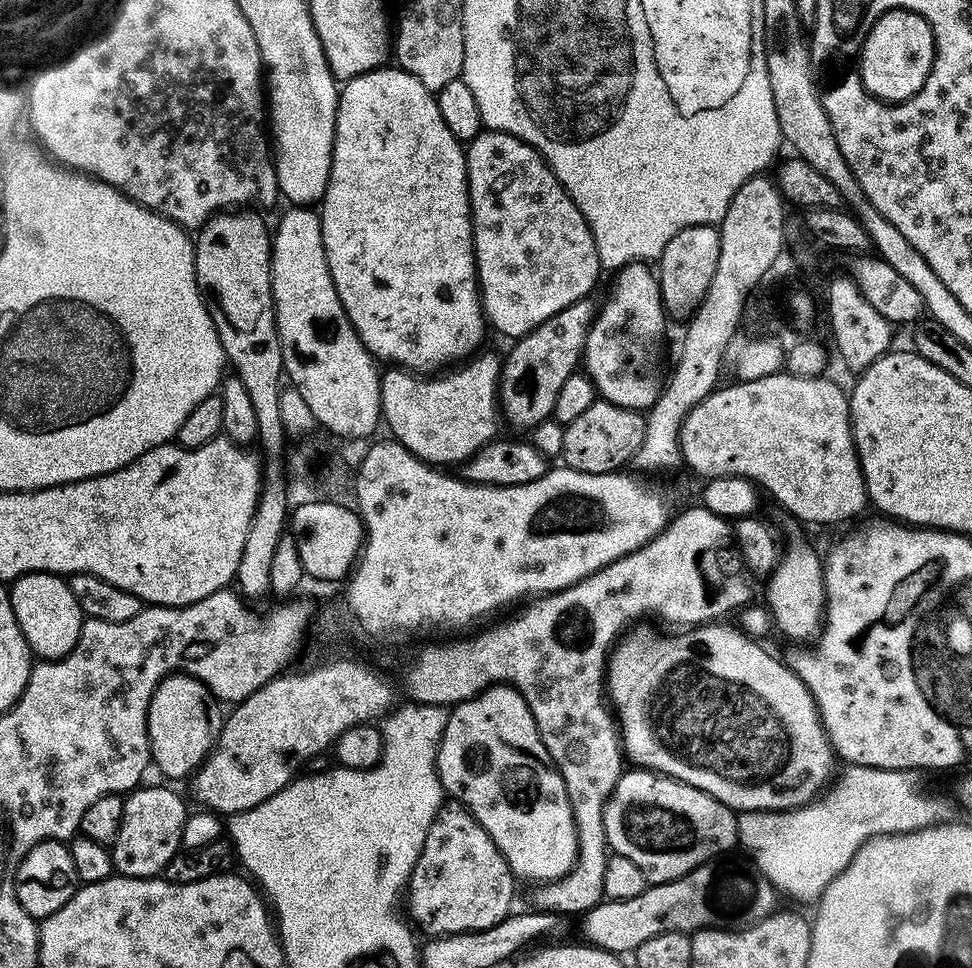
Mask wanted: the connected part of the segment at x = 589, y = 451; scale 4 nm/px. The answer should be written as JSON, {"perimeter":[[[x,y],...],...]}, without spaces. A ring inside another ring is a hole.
{"perimeter":[[[598,398],[574,422],[563,425],[564,437],[560,456],[567,467],[582,474],[610,474],[631,465],[644,441],[645,417],[634,409],[624,409]]]}

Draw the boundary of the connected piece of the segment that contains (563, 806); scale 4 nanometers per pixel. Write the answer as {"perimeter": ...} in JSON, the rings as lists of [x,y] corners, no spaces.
{"perimeter":[[[494,684],[474,698],[455,705],[448,713],[446,730],[440,739],[436,769],[445,793],[468,808],[482,830],[494,838],[494,846],[498,846],[502,858],[506,858],[517,881],[561,880],[575,868],[580,847],[566,782],[562,782],[562,774],[554,766],[538,734],[534,714],[530,714],[530,706],[526,706],[524,696],[517,688],[511,684]]]}

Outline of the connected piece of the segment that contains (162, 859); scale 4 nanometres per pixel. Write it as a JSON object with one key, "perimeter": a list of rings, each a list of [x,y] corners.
{"perimeter":[[[137,787],[127,793],[122,814],[122,826],[118,830],[118,838],[110,846],[112,867],[121,876],[150,880],[159,877],[164,867],[170,863],[176,853],[182,848],[182,826],[186,826],[189,805],[184,805],[184,800],[172,788],[144,788]]]}

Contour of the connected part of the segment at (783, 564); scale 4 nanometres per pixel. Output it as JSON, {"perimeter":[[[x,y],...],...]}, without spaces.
{"perimeter":[[[796,540],[783,549],[779,563],[768,580],[766,607],[772,614],[775,627],[792,642],[812,642],[820,635],[824,618],[824,565],[821,557],[808,544]]]}

